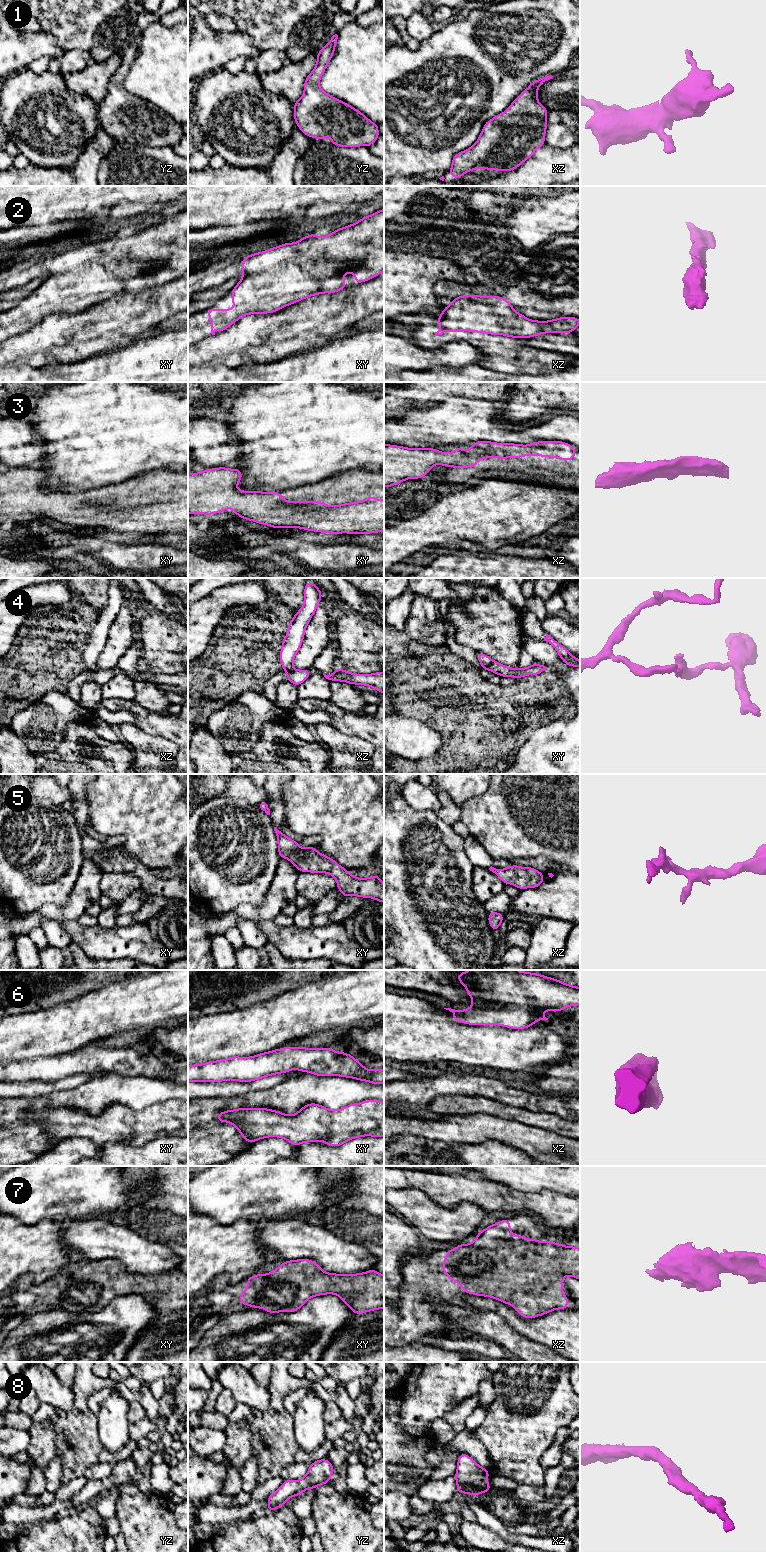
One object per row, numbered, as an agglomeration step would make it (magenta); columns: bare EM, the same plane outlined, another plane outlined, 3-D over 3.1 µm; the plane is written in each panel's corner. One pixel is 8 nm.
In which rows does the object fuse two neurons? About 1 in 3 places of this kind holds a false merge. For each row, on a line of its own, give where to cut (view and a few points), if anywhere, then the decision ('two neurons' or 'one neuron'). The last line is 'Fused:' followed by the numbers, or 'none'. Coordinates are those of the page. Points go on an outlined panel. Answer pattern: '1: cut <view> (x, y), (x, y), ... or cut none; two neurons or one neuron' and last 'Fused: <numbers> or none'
1: cut none; one neuron
2: cut none; one neuron
3: cut none; one neuron
4: cut xy (493, 661), (482, 667); two neurons
5: cut none; one neuron
6: cut none; one neuron
7: cut none; one neuron
8: cut none; one neuron
Fused: 4

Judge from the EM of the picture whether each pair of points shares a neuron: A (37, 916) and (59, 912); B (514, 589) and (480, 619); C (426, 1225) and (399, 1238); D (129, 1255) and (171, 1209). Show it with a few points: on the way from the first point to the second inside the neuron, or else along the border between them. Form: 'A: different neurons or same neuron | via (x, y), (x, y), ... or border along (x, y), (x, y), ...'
A: same neuron | via (42, 914), (54, 912)
B: different neurons | border along (495, 588), (522, 613)
C: different neurons | border along (398, 1215), (419, 1233)
D: same neuron | via (140, 1244), (164, 1220)

